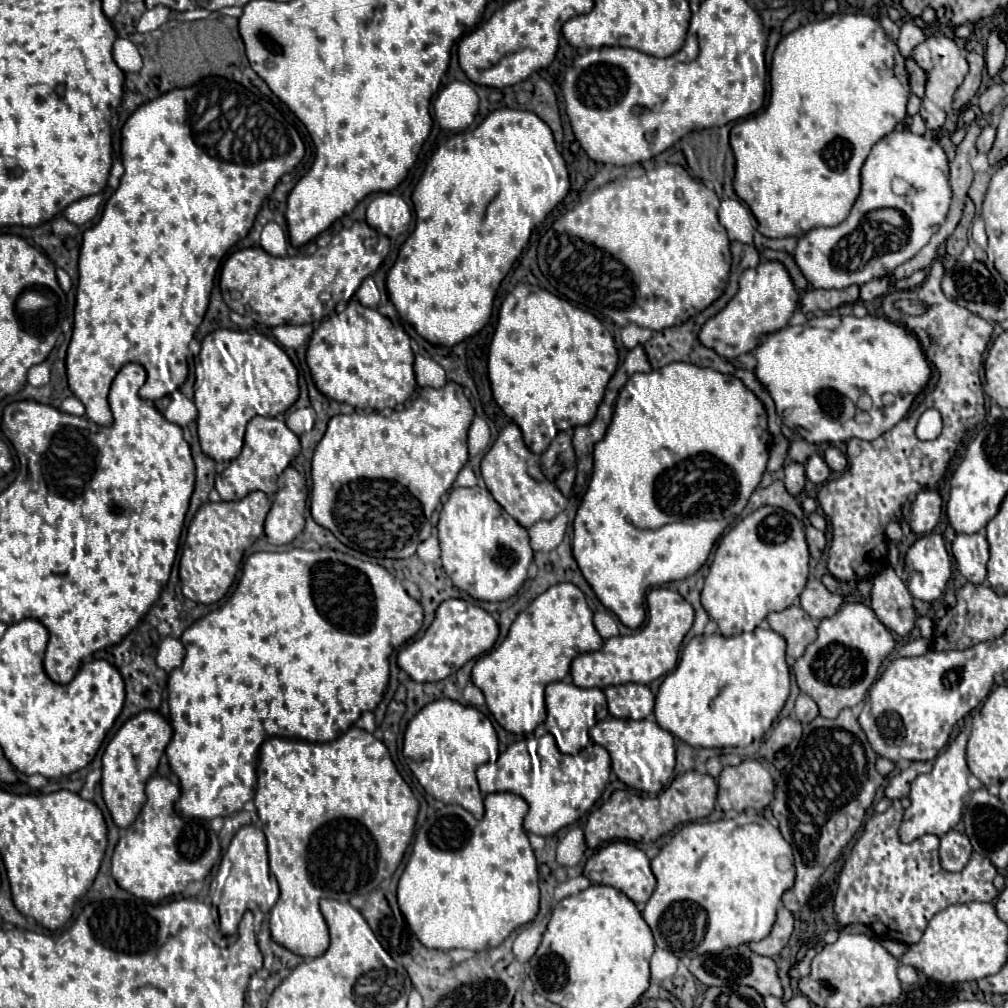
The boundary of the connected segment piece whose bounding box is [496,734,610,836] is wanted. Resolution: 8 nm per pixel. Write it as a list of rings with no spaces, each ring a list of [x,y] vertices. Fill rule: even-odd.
[[[544,734],[538,740],[538,756],[540,756],[540,780],[530,780],[530,770],[520,770],[520,774],[498,774],[496,778],[496,790],[498,792],[514,792],[522,796],[530,810],[528,820],[524,820],[524,830],[538,836],[552,836],[560,828],[574,824],[578,818],[582,818],[590,808],[593,808],[604,786],[608,784],[610,776],[610,756],[608,752],[591,741],[592,758],[586,762],[580,754],[576,756],[564,756],[560,754],[556,740],[552,734]],[[568,758],[570,758],[570,774],[568,774]]]

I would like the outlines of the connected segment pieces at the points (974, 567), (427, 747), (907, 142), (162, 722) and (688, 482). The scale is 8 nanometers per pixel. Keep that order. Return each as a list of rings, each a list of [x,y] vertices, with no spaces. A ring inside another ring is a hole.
[[[958,534],[952,542],[952,554],[956,558],[960,574],[972,582],[982,584],[987,576],[986,565],[990,557],[989,544],[982,534]]]
[[[436,700],[424,706],[408,724],[403,754],[428,794],[444,804],[464,806],[476,820],[484,816],[484,802],[476,782],[476,768],[499,757],[499,740],[492,722],[480,710],[454,700]]]
[[[894,130],[888,136],[884,136],[872,148],[870,156],[866,158],[864,168],[862,168],[862,192],[860,192],[856,204],[852,206],[850,216],[838,226],[814,228],[814,230],[806,232],[798,240],[798,246],[796,246],[796,254],[794,254],[796,264],[802,270],[804,278],[814,288],[842,290],[842,288],[848,288],[852,284],[862,286],[862,284],[870,282],[872,278],[890,276],[896,266],[910,260],[920,248],[924,248],[928,244],[932,234],[936,234],[940,224],[946,220],[950,198],[952,198],[952,190],[950,190],[950,182],[948,182],[948,160],[946,160],[944,150],[940,148],[940,144],[932,138],[916,136],[910,130],[908,132]],[[896,176],[906,186],[906,190],[902,190],[902,194],[896,194],[892,188],[892,182],[896,180]],[[884,208],[898,210],[906,218],[904,224],[894,226],[890,220],[876,220],[876,212],[884,210]]]
[[[144,710],[130,718],[108,742],[104,754],[102,754],[102,798],[104,804],[114,820],[114,824],[122,830],[126,830],[136,816],[140,814],[146,794],[144,786],[148,778],[156,772],[158,760],[164,754],[168,742],[172,738],[172,726],[168,724],[166,718],[162,718],[158,712]]]
[[[672,362],[660,370],[652,370],[646,374],[632,374],[632,378],[628,378],[628,382],[624,384],[624,388],[620,390],[620,394],[616,398],[614,416],[606,430],[606,436],[600,442],[596,442],[596,446],[594,446],[594,472],[592,472],[588,490],[586,490],[582,504],[578,506],[578,512],[574,518],[574,538],[572,538],[574,560],[576,560],[582,576],[592,586],[598,600],[608,610],[612,610],[624,626],[628,626],[632,630],[642,626],[644,616],[646,616],[644,606],[642,606],[646,590],[668,582],[684,580],[684,578],[692,576],[708,560],[708,554],[710,554],[716,538],[729,525],[726,516],[728,518],[732,518],[734,514],[738,516],[742,512],[742,508],[746,506],[750,494],[760,484],[760,478],[762,478],[762,474],[766,470],[766,462],[768,462],[768,442],[770,442],[770,432],[768,432],[766,410],[764,410],[762,402],[734,376],[726,376],[712,368],[700,368],[700,366],[686,364],[686,362]]]

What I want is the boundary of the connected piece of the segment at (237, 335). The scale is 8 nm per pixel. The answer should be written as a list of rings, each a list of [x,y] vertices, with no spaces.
[[[224,329],[214,330],[212,334],[208,334],[204,340],[202,340],[202,350],[200,350],[195,360],[195,382],[194,382],[194,404],[198,408],[198,438],[200,438],[200,446],[202,446],[202,452],[206,456],[210,456],[212,460],[216,462],[228,462],[228,460],[234,460],[240,450],[242,450],[242,442],[244,442],[244,430],[246,430],[246,424],[254,418],[254,416],[276,416],[276,414],[282,414],[286,412],[298,398],[298,372],[292,364],[292,360],[286,356],[286,352],[276,344],[272,342],[270,338],[266,338],[265,335],[249,332],[240,331],[235,329]]]

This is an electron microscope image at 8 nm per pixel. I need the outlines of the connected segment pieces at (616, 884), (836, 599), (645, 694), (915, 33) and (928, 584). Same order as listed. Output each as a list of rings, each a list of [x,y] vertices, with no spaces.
[[[610,842],[610,844],[602,846],[594,856],[588,858],[582,874],[592,884],[606,884],[606,886],[612,886],[612,888],[624,892],[634,904],[646,902],[656,888],[656,878],[650,870],[648,856],[640,848],[636,848],[634,844],[628,844],[628,842]]]
[[[812,578],[808,580],[804,592],[800,594],[800,602],[802,602],[802,610],[812,620],[822,620],[836,614],[836,610],[842,604],[842,596],[828,592],[820,580]]]
[[[644,684],[604,688],[610,714],[622,720],[644,720],[654,710],[654,694]]]
[[[906,20],[902,24],[902,32],[900,32],[900,38],[898,38],[898,48],[900,48],[902,56],[908,58],[910,52],[912,52],[912,48],[916,44],[922,43],[925,38],[924,32],[914,24],[914,20]]]
[[[934,532],[918,538],[906,552],[898,576],[914,598],[926,602],[936,600],[952,576],[952,562],[944,538]]]

